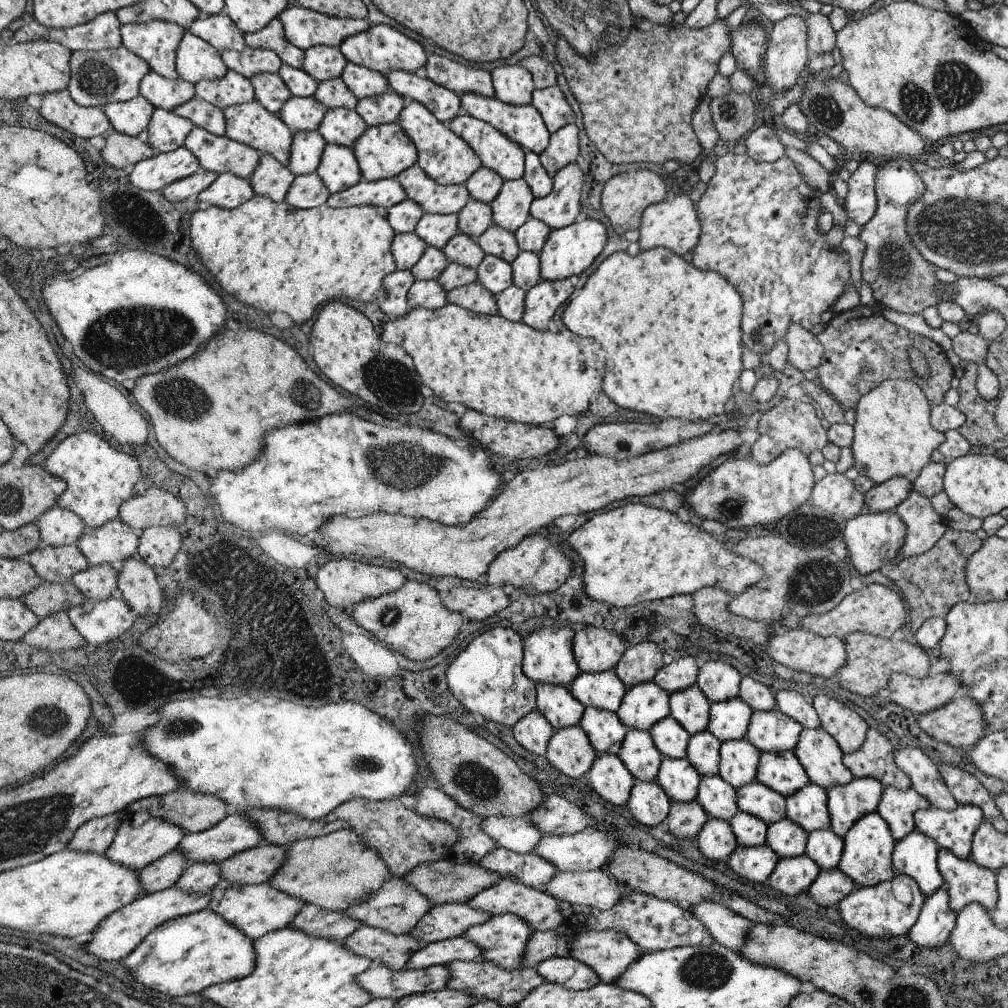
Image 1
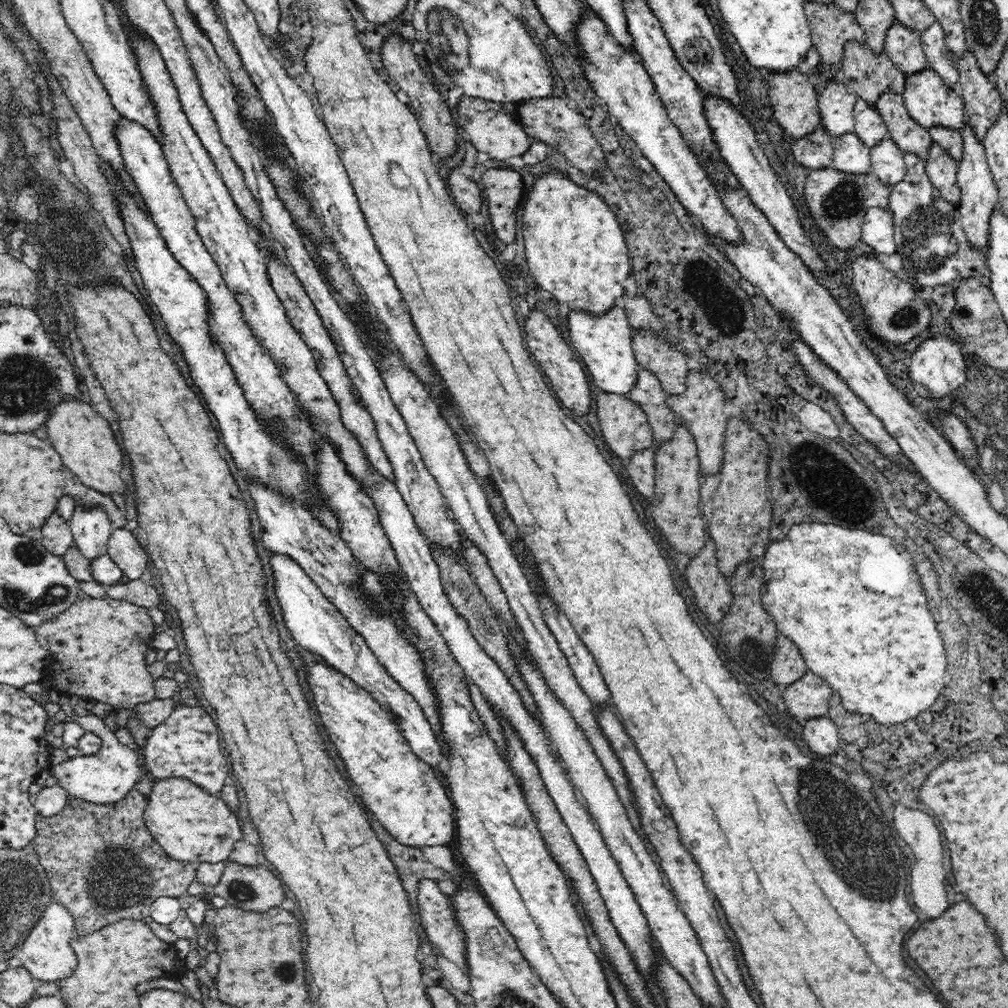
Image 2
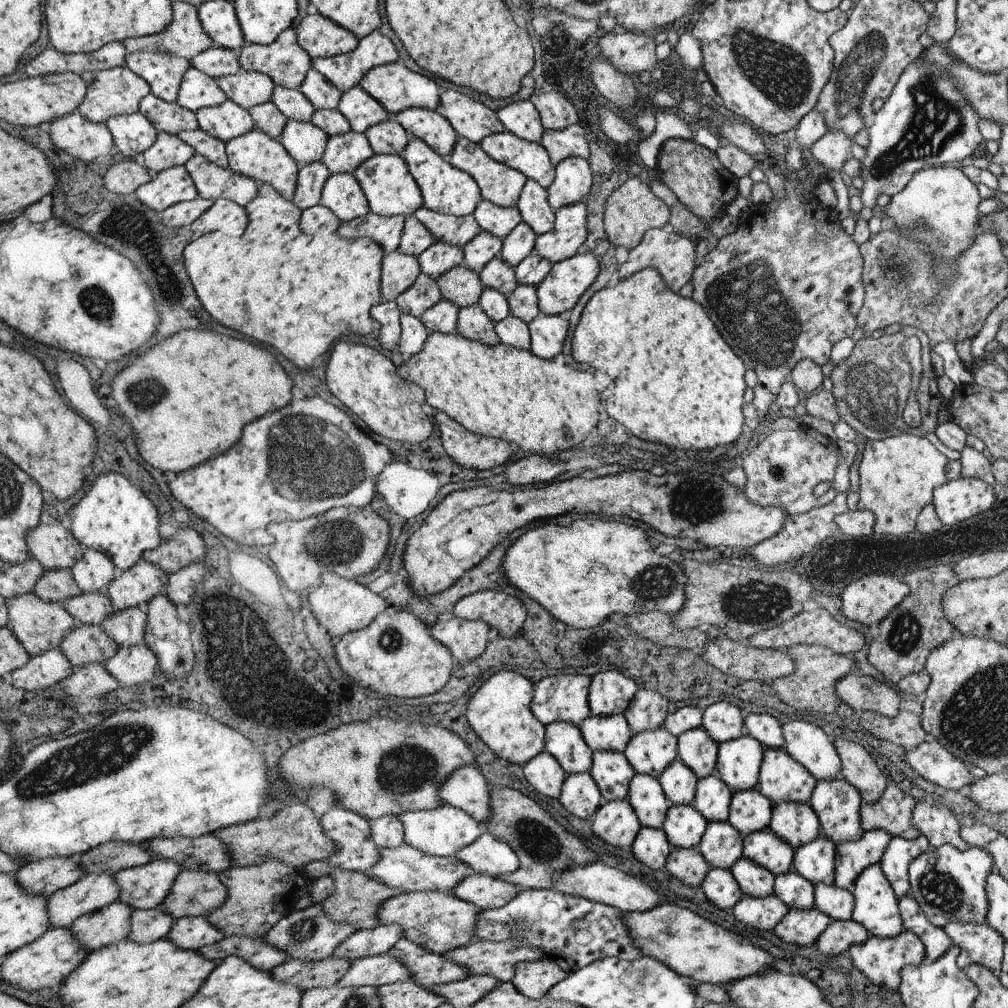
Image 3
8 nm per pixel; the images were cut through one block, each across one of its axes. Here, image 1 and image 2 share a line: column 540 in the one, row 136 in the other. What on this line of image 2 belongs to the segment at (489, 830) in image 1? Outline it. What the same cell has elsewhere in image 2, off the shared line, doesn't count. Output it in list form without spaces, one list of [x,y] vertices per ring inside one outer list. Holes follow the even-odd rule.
[[[840,76],[836,78],[820,92],[820,116],[822,116],[822,128],[832,138],[844,138],[846,134],[854,132],[854,108],[856,108],[858,96],[848,90],[844,82],[840,82]]]

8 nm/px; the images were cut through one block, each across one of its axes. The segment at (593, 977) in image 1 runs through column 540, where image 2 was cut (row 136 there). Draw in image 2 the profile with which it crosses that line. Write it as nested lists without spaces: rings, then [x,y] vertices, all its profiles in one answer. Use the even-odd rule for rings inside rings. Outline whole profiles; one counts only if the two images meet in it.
[[[964,124],[964,160],[960,160],[960,170],[958,170],[958,186],[962,190],[962,200],[958,204],[960,212],[960,222],[964,226],[964,232],[968,236],[968,242],[974,250],[980,250],[982,254],[988,254],[988,244],[990,244],[990,220],[994,210],[998,208],[998,186],[994,182],[994,176],[990,172],[990,164],[986,162],[986,150],[984,142],[978,142],[974,130],[970,124]]]

